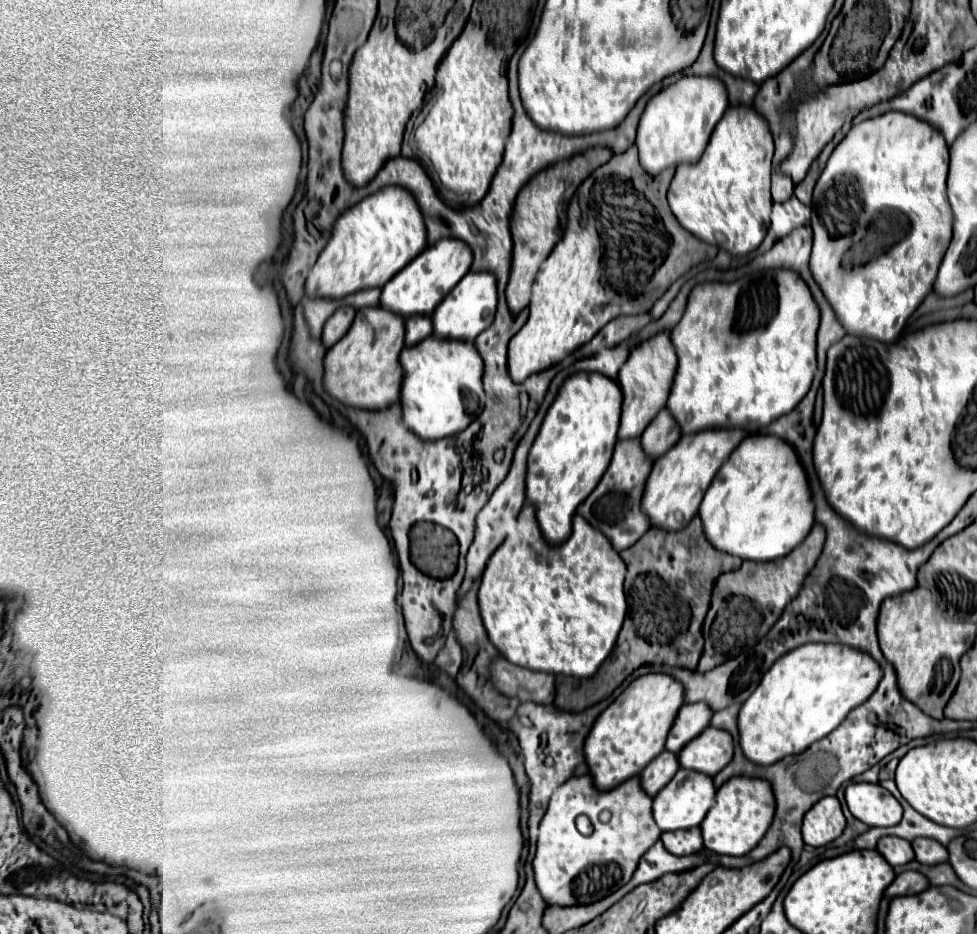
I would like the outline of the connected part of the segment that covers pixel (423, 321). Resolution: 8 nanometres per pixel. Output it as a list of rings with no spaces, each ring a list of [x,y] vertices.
[[[416,314],[406,318],[406,346],[418,344],[420,340],[428,338],[432,334],[432,320],[430,316]]]

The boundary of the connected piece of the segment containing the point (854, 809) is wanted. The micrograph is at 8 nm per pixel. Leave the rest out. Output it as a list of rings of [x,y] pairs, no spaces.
[[[848,784],[846,804],[850,812],[868,826],[894,826],[902,820],[900,802],[880,784]]]

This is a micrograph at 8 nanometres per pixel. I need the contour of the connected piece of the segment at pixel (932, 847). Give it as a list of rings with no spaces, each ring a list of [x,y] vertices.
[[[916,838],[912,840],[912,848],[916,852],[916,860],[922,864],[948,862],[948,850],[932,838]]]

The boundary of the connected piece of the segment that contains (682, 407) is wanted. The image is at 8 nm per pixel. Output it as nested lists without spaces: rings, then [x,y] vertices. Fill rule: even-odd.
[[[770,268],[770,270],[758,272],[756,278],[744,276],[744,278],[736,280],[736,282],[704,282],[704,284],[698,284],[690,292],[688,306],[686,306],[686,312],[684,312],[682,320],[672,330],[672,342],[674,342],[676,354],[678,354],[678,370],[676,370],[676,376],[674,376],[674,386],[672,386],[670,398],[668,398],[668,408],[676,414],[680,426],[682,426],[682,432],[688,434],[692,430],[704,430],[704,428],[736,428],[736,426],[746,428],[748,432],[758,432],[758,430],[766,428],[772,420],[776,420],[776,418],[792,412],[792,408],[796,408],[796,404],[810,390],[810,384],[812,384],[812,378],[814,378],[814,372],[816,372],[816,332],[818,332],[818,324],[820,324],[820,308],[814,302],[808,284],[800,278],[798,272],[794,272],[790,268]],[[756,328],[758,328],[758,334],[756,334],[756,340],[754,342],[750,342],[750,344],[746,344],[742,348],[736,346],[738,344],[738,340],[736,340],[736,336],[738,336],[736,332],[738,330],[750,332],[750,330],[756,330]]]

